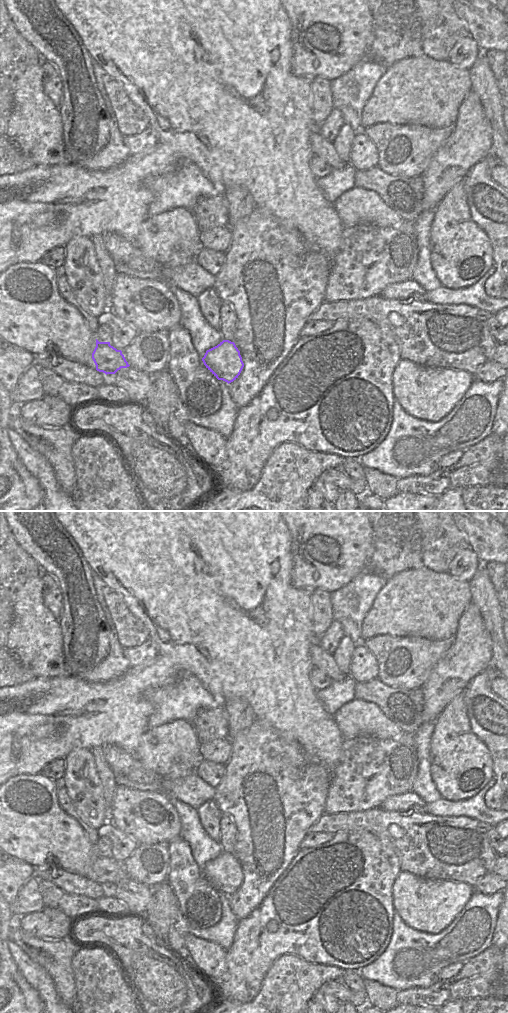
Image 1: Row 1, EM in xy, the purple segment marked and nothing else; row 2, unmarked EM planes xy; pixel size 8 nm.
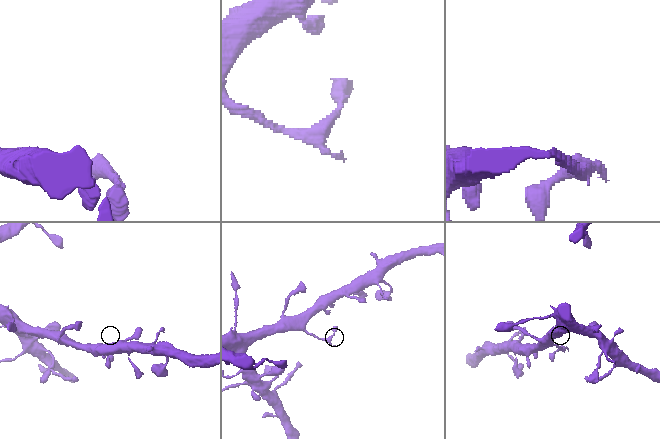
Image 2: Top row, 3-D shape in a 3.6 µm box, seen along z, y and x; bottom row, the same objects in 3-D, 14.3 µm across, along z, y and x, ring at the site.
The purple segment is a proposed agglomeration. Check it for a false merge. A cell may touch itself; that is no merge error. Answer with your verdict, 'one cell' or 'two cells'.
two cells

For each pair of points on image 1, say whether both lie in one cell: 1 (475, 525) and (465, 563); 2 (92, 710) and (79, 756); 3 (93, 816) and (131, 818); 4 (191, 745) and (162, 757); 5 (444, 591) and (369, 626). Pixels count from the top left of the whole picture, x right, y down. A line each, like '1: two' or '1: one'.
1: two
2: two
3: two
4: one
5: one

